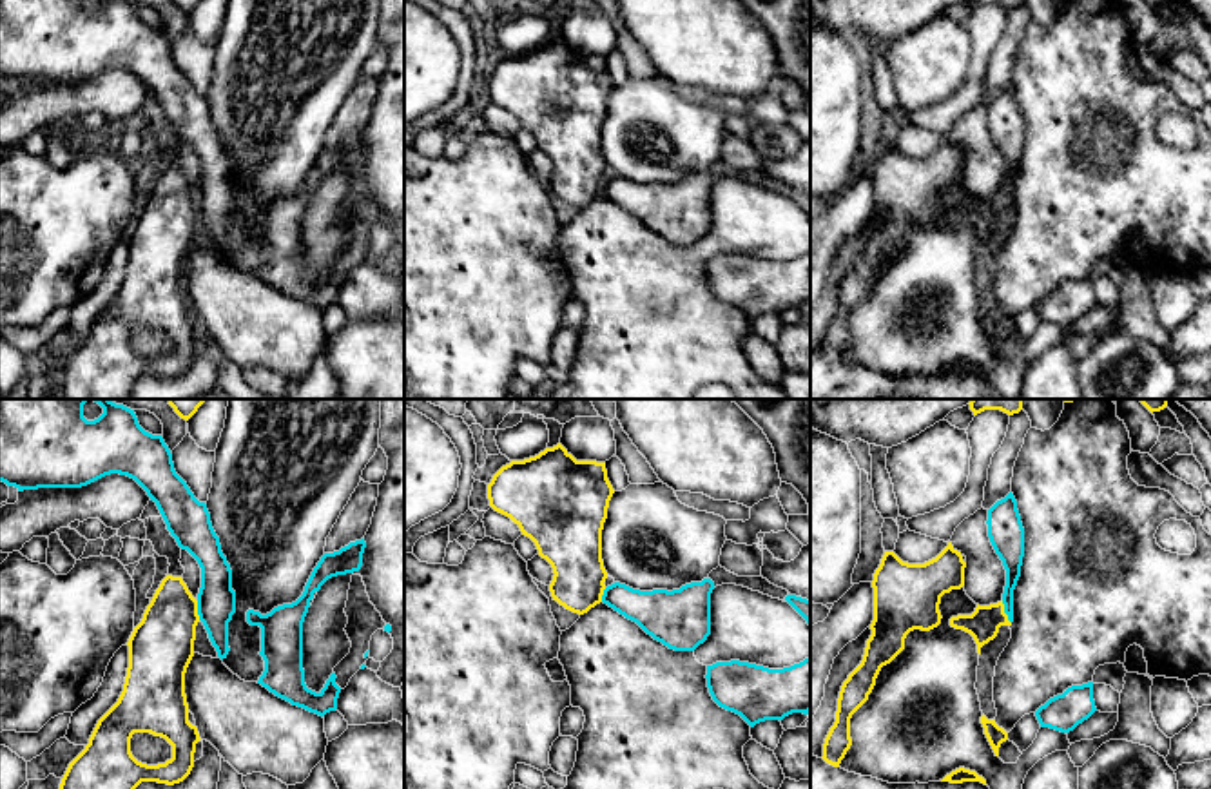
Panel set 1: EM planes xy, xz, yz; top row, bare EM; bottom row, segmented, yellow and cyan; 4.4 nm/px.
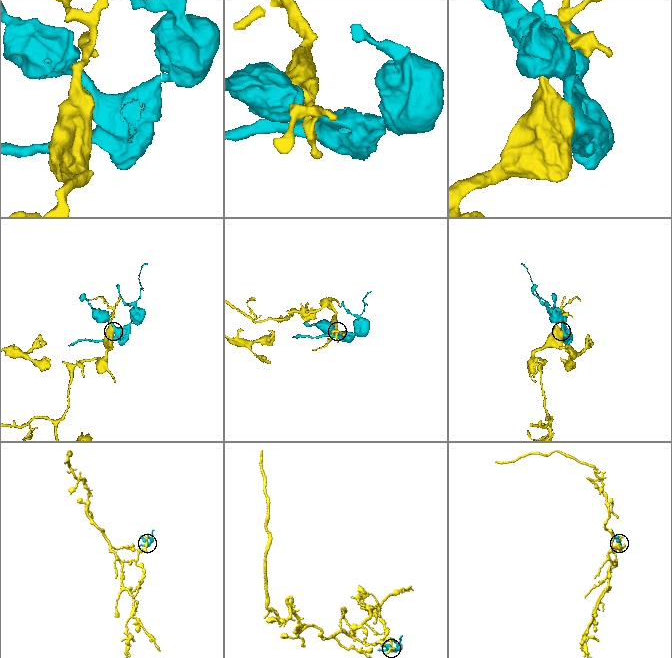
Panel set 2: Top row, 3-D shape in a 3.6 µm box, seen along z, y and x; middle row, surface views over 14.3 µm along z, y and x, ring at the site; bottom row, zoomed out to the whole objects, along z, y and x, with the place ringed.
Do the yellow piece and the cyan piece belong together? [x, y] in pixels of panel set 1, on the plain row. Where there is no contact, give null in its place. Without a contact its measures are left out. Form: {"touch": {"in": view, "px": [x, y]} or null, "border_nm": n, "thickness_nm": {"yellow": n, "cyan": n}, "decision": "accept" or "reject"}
{"touch": {"in": "yz", "px": [1003, 205]}, "border_nm": 110, "thickness_nm": {"yellow": 150, "cyan": 100}, "decision": "reject"}

